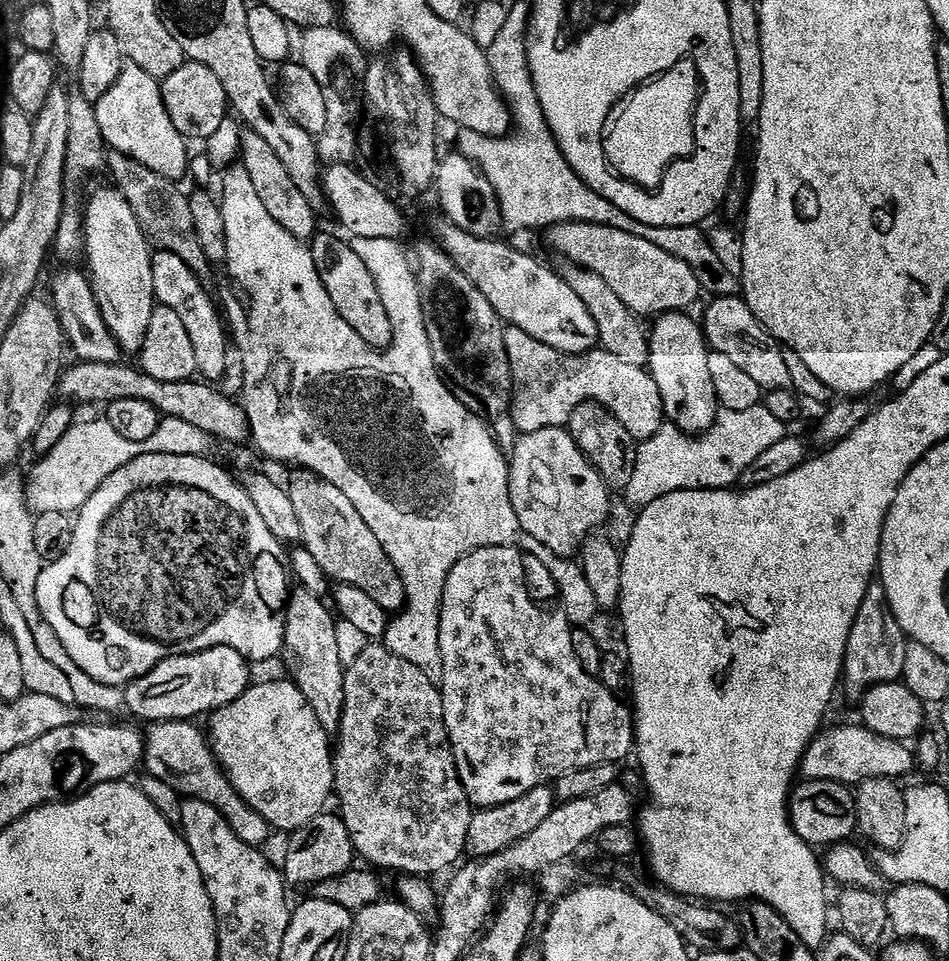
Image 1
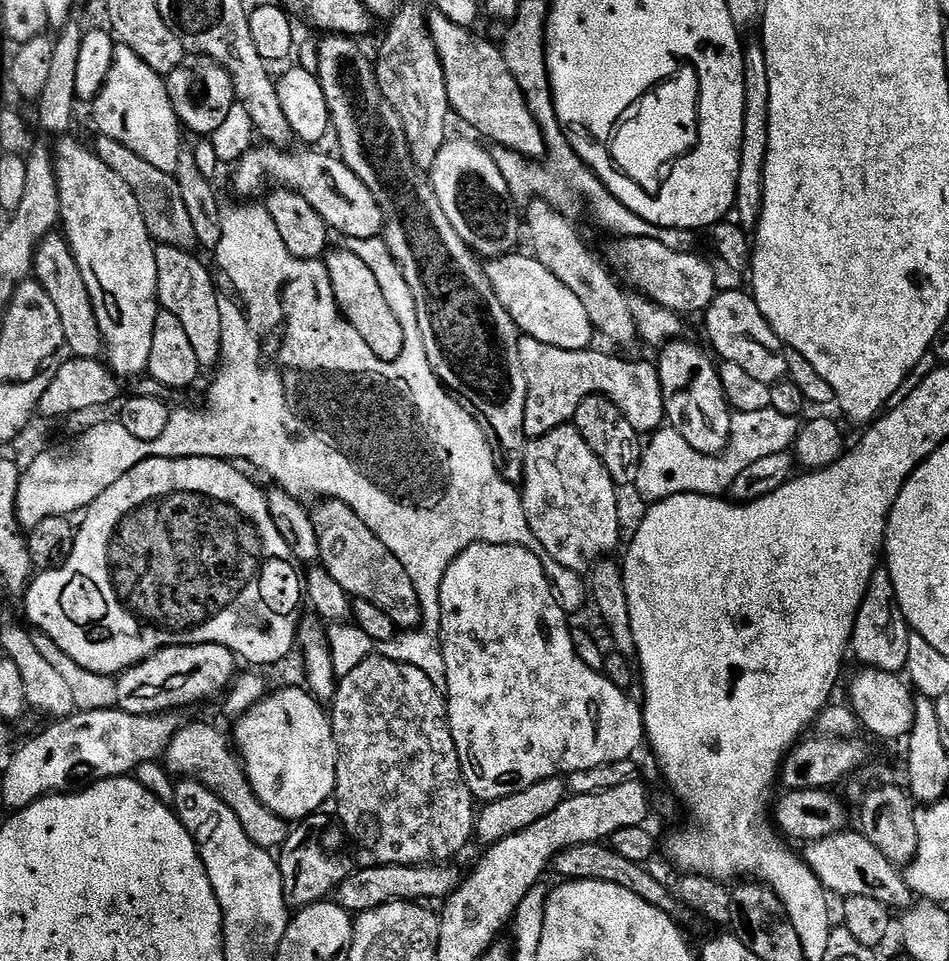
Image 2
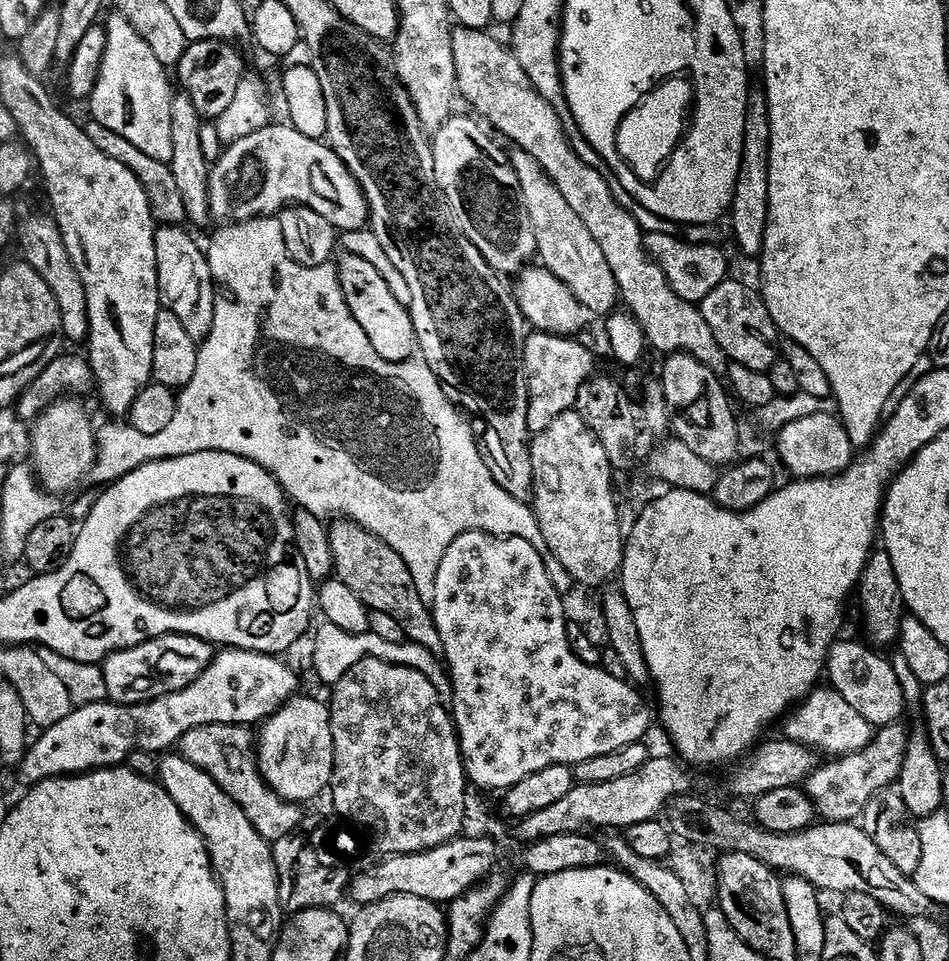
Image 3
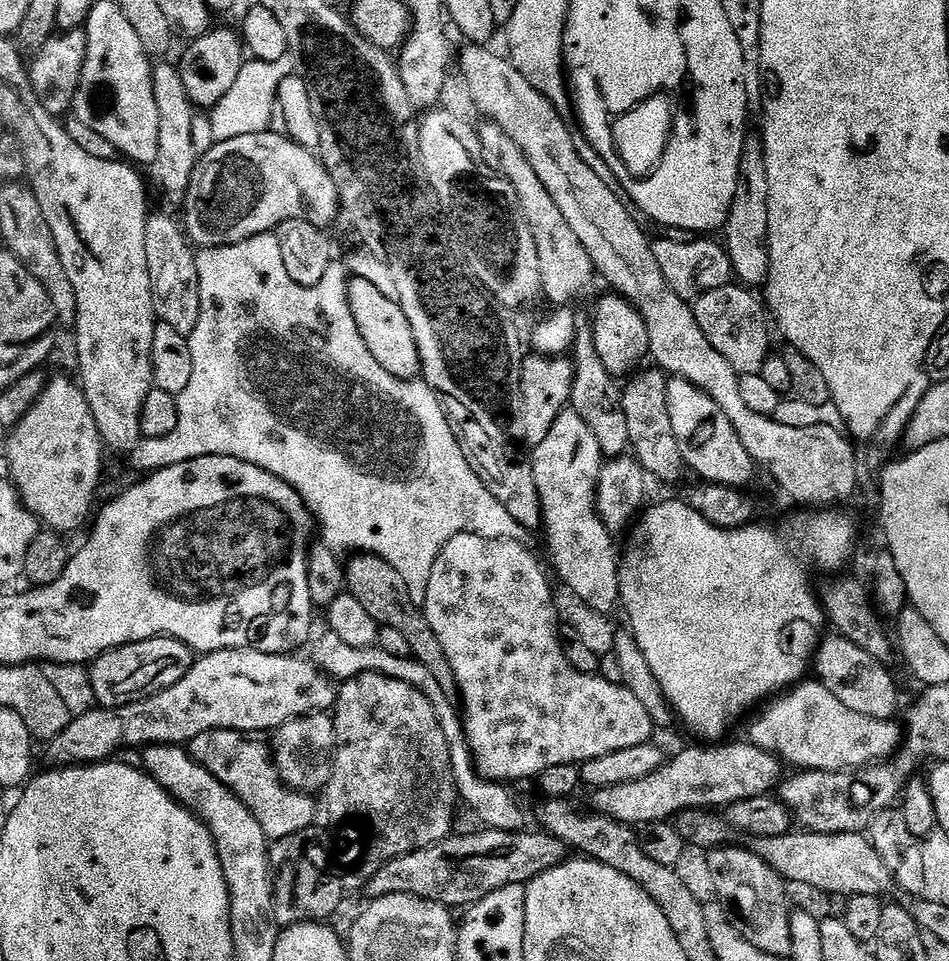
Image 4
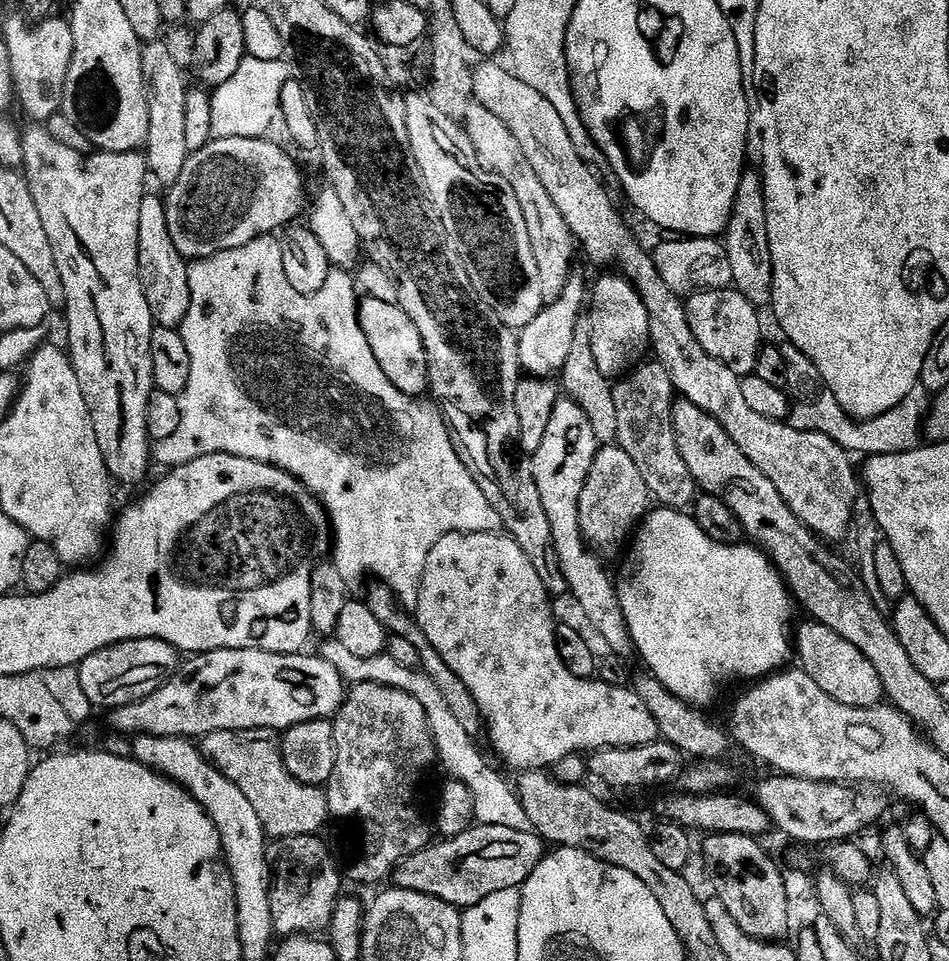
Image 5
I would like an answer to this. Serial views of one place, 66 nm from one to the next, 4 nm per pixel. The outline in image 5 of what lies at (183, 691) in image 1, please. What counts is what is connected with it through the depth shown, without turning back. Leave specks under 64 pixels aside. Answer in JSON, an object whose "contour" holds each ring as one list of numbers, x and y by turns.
{"contour":[[153,639,127,640,90,654,90,658,83,660,78,669,82,690,85,691,86,698,90,698,93,709,115,710,154,694,154,690,177,675,181,664,181,653,173,644]]}

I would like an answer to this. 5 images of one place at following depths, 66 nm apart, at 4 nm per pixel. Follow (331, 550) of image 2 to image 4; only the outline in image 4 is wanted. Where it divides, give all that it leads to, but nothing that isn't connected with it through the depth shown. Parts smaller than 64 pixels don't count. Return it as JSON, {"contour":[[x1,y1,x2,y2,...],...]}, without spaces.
{"contour":[[356,554,352,558,353,560,346,564,347,591,362,604,363,609,377,621,380,628,398,630,410,642,412,656,421,669,431,680,438,682,438,686,442,686,448,700,459,701,460,687,454,678,454,670,450,670,450,658,446,658,446,650,442,650,438,634,430,630,430,622,426,622,421,605,414,603,410,598,410,590,402,574,398,574,394,566,390,566,390,562,386,562,380,556]]}

